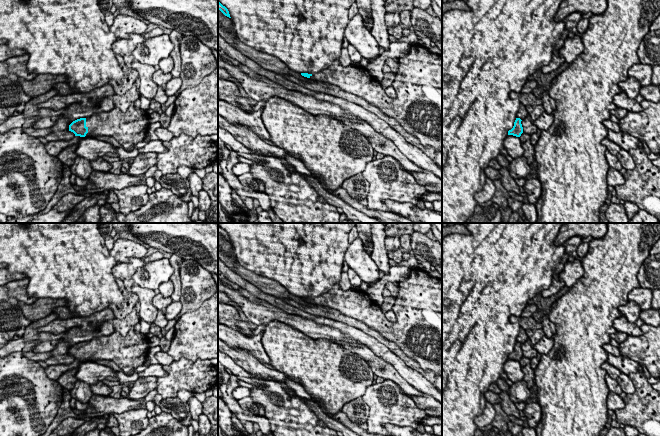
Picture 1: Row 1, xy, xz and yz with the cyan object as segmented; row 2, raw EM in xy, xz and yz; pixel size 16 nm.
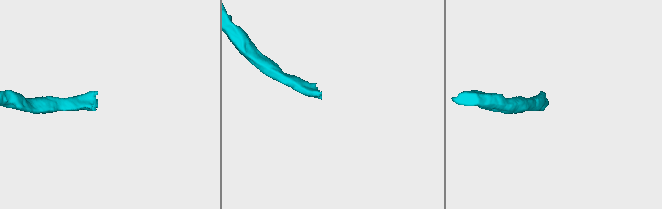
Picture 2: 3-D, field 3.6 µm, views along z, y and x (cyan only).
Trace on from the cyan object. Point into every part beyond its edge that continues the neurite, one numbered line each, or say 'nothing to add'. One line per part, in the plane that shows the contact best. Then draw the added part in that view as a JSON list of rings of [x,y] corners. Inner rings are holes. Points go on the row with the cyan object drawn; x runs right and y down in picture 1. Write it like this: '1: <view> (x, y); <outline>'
1: xy (129, 128); [[[131,105],[123,113],[119,108],[100,112],[86,118],[87,136],[113,137],[126,151],[131,151],[148,133],[149,113]]]

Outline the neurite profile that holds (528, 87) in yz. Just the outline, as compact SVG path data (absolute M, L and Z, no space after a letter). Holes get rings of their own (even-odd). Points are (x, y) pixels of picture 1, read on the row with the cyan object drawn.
M527 80L527 82L522 87L521 93L531 93L537 84L538 83L536 80Z

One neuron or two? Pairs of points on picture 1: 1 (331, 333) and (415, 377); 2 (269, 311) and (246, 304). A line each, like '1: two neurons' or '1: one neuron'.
1: two neurons
2: one neuron

